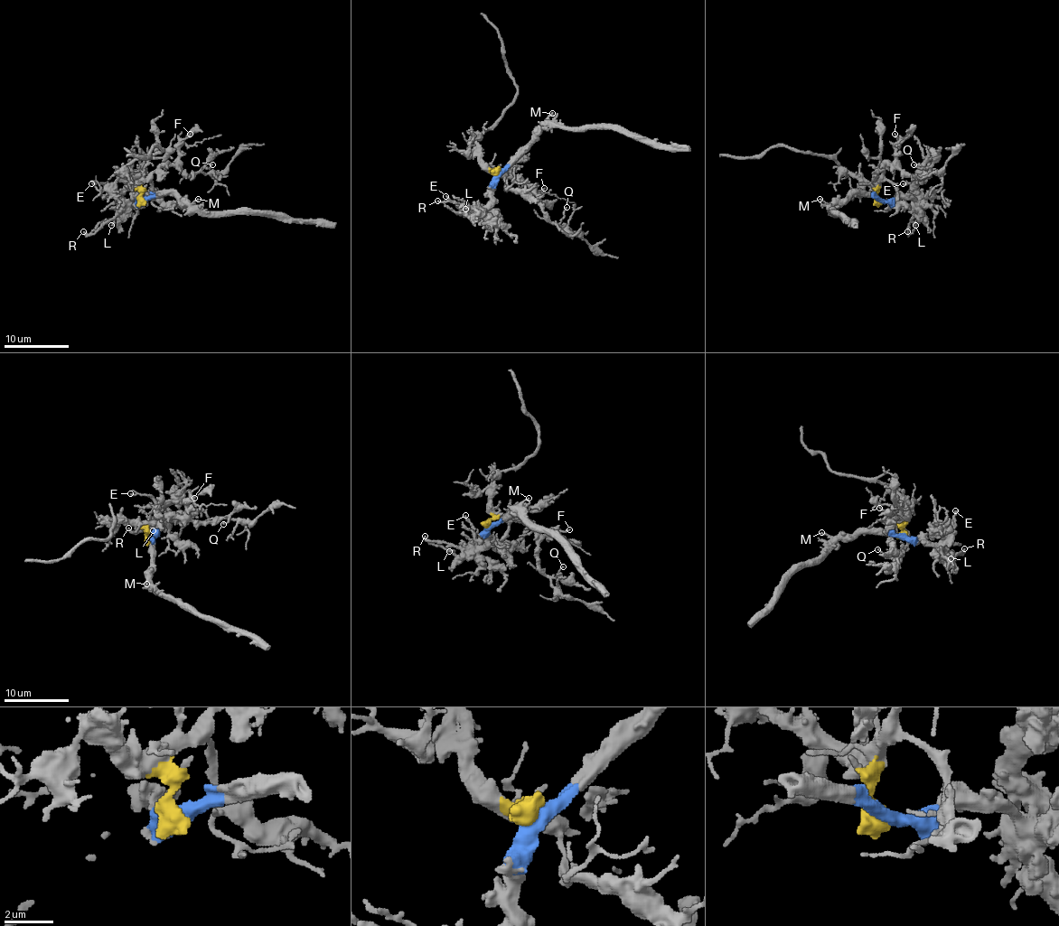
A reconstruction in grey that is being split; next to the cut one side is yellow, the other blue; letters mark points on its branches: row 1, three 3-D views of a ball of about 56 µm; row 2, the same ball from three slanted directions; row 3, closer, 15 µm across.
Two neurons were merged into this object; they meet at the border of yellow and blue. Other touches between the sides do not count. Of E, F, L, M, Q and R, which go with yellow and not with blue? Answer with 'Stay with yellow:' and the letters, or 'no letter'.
Stay with yellow: F, Q

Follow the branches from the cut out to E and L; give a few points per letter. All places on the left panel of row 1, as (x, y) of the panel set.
E: (143, 201), (138, 198), (120, 200), (106, 187), (91, 183)
L: (143, 201), (135, 198), (114, 218), (110, 226)

